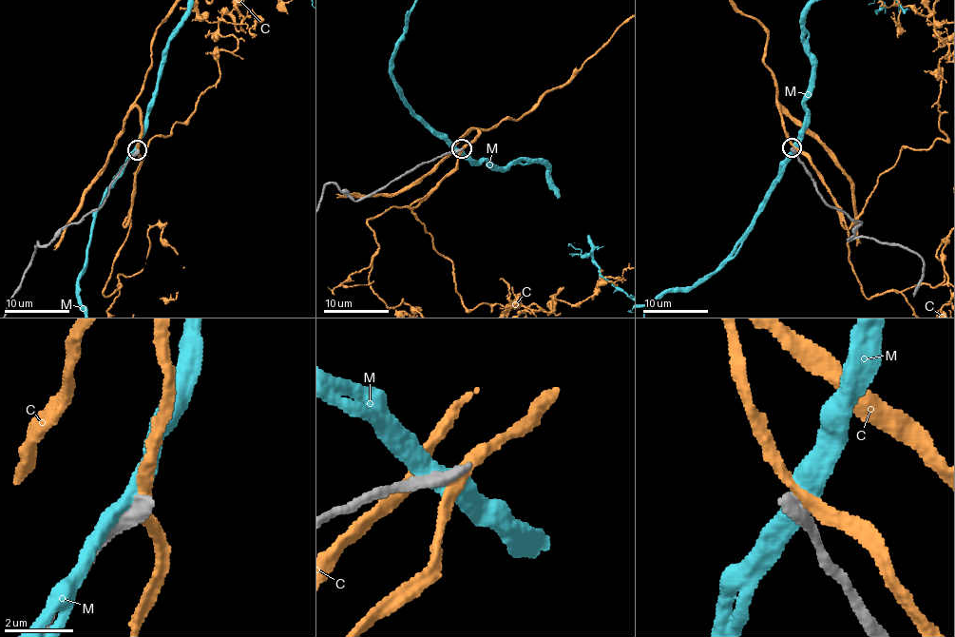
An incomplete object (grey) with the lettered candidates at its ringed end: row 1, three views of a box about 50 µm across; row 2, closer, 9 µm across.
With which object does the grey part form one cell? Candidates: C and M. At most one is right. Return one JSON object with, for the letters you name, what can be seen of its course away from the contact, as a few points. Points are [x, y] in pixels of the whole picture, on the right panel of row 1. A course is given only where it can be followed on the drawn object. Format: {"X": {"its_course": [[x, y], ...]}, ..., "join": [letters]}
{"join": []}

